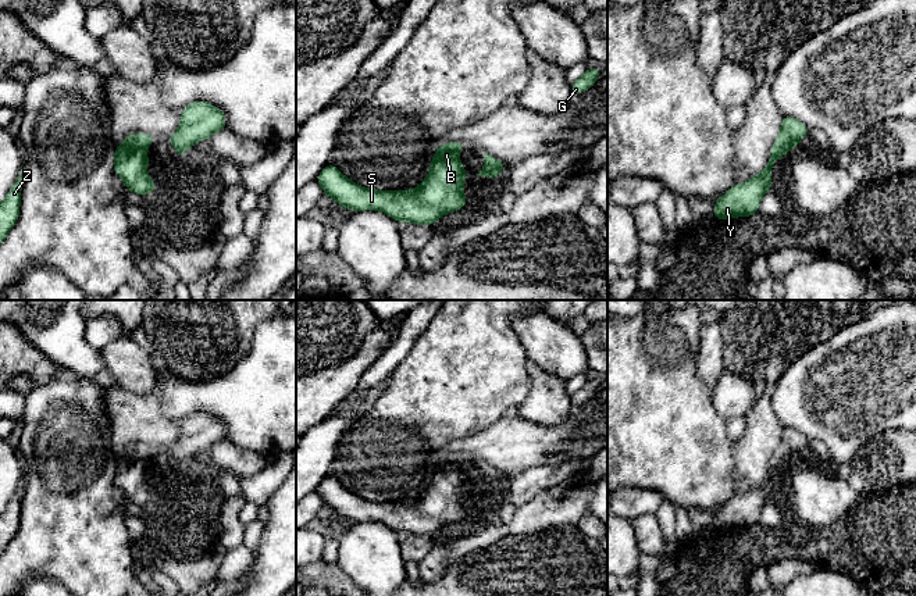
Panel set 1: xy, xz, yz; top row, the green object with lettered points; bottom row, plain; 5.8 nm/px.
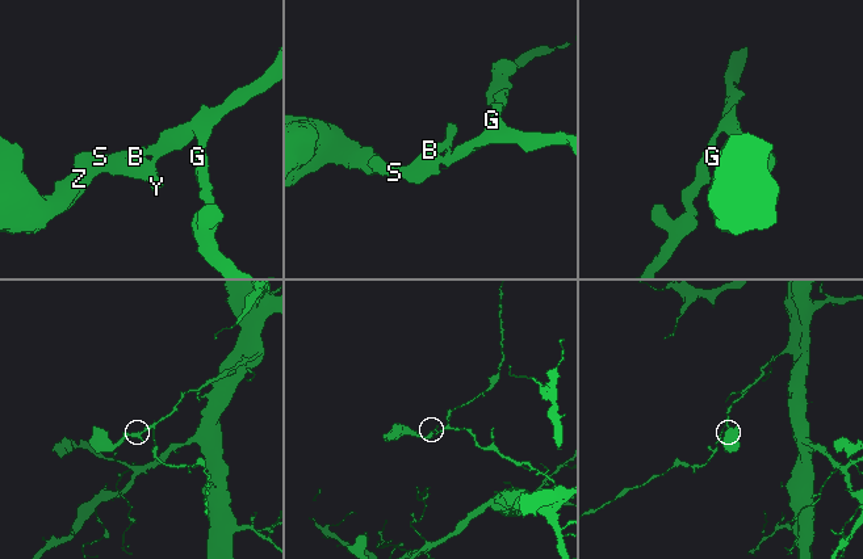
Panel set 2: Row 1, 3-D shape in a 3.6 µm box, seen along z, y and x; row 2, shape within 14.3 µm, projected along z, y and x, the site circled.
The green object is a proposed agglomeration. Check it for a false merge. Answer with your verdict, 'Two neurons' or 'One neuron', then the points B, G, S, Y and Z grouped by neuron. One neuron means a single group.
One neuron. Groups: B G S Y Z

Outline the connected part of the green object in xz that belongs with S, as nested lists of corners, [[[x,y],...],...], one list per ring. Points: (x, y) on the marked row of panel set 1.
[[[442,143],[432,156],[428,176],[414,190],[366,189],[347,179],[334,164],[317,176],[324,193],[352,211],[378,210],[402,222],[432,225],[443,214],[461,210],[467,172],[457,158],[464,143]]]

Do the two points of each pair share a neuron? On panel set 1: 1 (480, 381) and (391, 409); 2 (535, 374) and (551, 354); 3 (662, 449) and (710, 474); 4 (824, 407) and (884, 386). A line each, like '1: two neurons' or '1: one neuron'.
1: one neuron
2: two neurons
3: one neuron
4: one neuron

